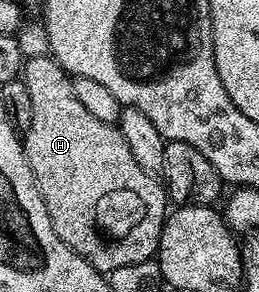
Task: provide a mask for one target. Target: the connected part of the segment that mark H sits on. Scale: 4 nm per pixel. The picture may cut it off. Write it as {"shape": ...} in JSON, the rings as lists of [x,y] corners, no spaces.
{"shape":[[[50,55],[25,60],[20,78],[32,101],[32,125],[24,132],[26,160],[40,189],[40,197],[44,197],[48,217],[52,217],[52,229],[56,229],[60,241],[103,273],[155,258],[168,214],[165,186],[151,172],[136,165],[128,141],[124,141],[115,124],[96,121],[96,117],[80,105],[74,92],[74,79]]]}

